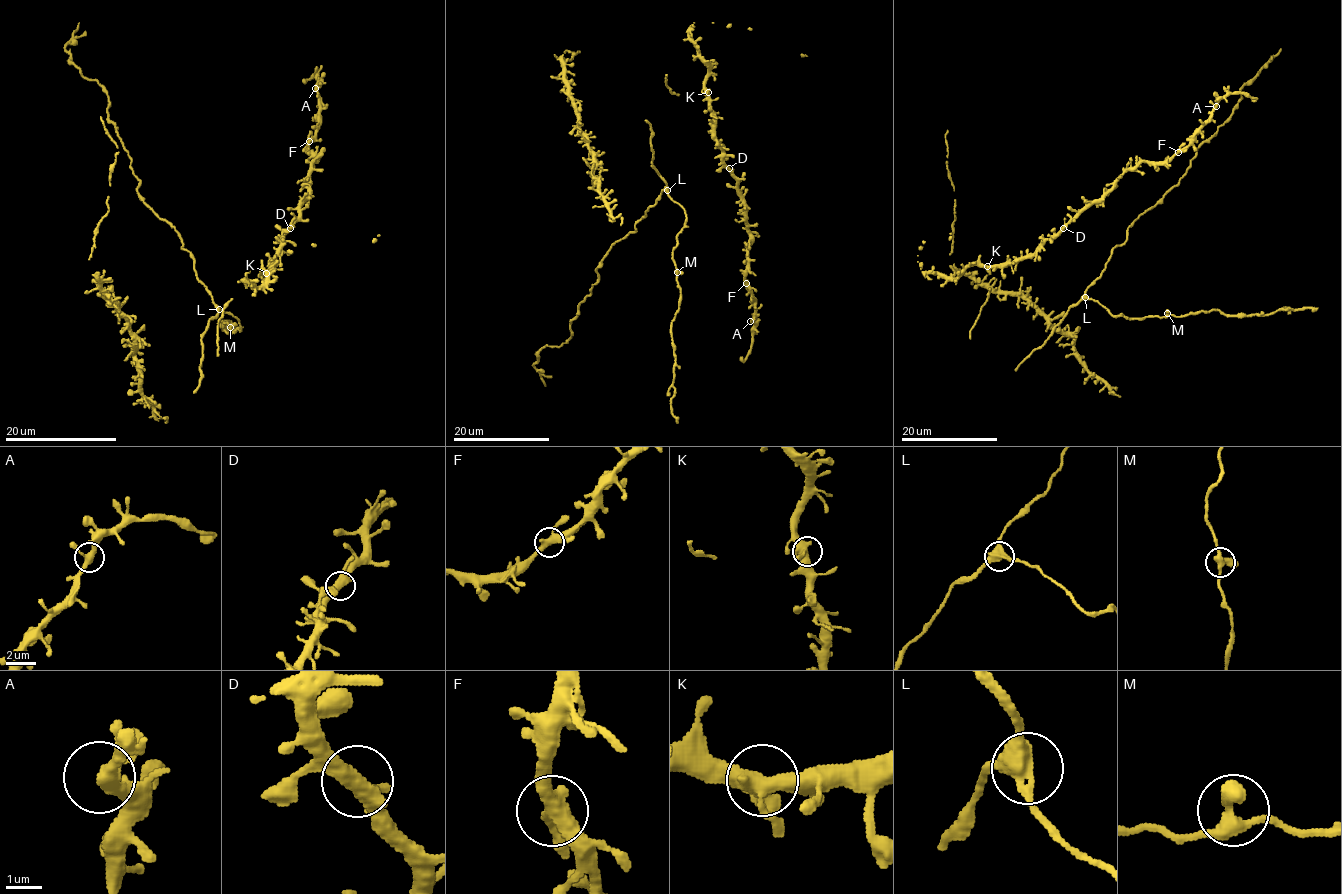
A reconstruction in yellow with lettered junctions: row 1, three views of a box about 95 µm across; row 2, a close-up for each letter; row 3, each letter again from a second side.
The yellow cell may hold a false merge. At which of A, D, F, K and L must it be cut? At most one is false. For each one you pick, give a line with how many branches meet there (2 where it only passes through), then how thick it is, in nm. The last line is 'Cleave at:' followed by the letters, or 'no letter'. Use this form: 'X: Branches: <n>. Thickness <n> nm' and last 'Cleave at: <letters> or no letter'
Cleave at: no letter

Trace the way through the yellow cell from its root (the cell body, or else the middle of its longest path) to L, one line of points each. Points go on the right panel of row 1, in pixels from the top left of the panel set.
L: (1018, 365), (1044, 342), (1067, 310), (1085, 298)

